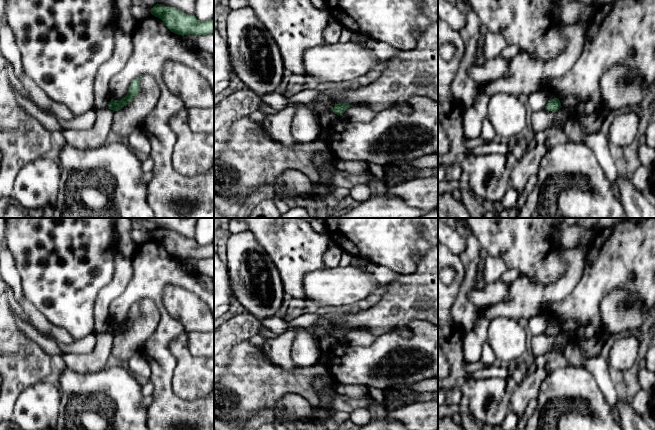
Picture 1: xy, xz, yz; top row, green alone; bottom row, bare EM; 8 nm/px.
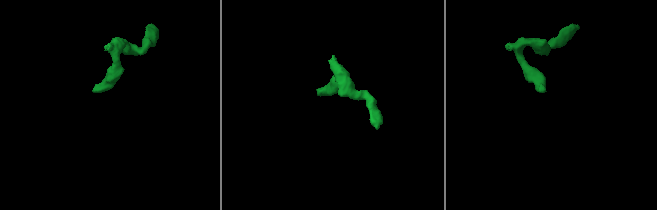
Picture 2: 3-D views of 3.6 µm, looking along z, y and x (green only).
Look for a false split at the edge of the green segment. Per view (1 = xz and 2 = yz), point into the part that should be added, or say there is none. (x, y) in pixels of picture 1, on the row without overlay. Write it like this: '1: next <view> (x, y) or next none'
1: next none
2: next none

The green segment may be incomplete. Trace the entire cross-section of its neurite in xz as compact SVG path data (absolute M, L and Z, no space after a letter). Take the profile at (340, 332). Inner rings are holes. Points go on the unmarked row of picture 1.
M348 327L335 328L335 330L332 333L332 335L339 340L339 339L343 338L351 330L352 329L350 329Z

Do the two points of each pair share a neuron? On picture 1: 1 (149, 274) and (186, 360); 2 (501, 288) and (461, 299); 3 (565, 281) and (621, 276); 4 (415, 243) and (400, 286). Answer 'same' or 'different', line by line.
1: different
2: different
3: different
4: different

